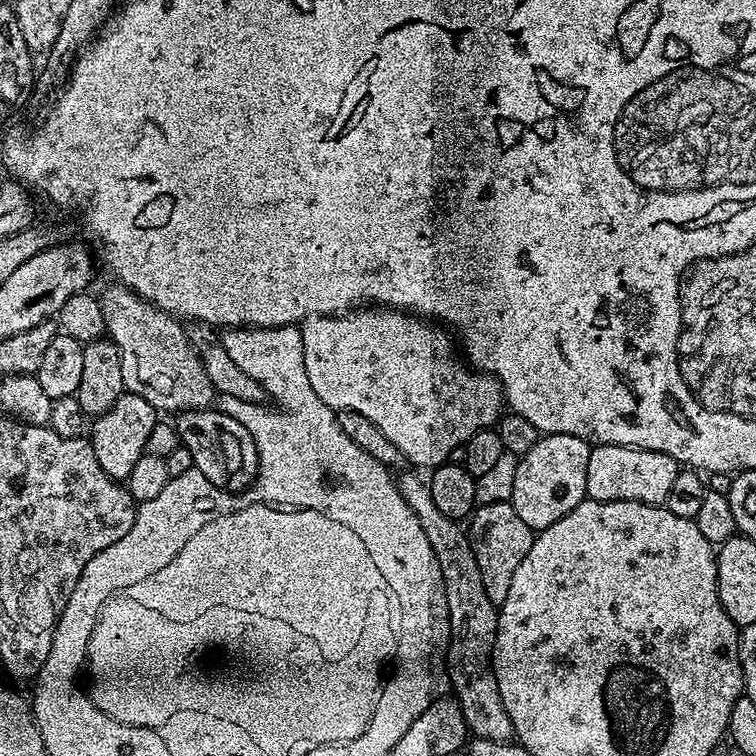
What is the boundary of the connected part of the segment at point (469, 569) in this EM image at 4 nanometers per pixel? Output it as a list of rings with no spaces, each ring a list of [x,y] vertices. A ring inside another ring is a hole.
[[[412,470],[399,473],[400,493],[402,498],[406,498],[410,510],[414,510],[418,522],[422,522],[426,542],[430,542],[434,558],[438,558],[438,570],[442,570],[446,586],[446,606],[450,614],[452,635],[446,649],[448,680],[452,683],[451,695],[458,702],[462,718],[466,718],[466,726],[473,737],[512,740],[514,733],[510,714],[506,714],[506,706],[502,706],[502,694],[498,694],[498,682],[492,673],[492,651],[498,630],[498,608],[490,602],[486,586],[482,586],[482,570],[478,570],[478,558],[474,558],[472,537],[461,521],[446,518],[446,514],[442,514],[442,510],[434,506],[434,498],[430,498],[425,477],[415,471],[412,471],[413,473],[408,471]]]

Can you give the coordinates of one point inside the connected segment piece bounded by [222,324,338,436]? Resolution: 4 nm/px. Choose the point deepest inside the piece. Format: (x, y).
(274, 357)

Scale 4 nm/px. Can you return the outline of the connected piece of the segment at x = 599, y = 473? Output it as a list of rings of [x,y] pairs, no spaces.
[[[598,444],[592,448],[590,462],[586,462],[586,496],[589,500],[625,500],[663,505],[670,494],[670,486],[674,486],[674,478],[678,478],[680,469],[681,465],[677,464],[674,458],[670,458],[670,454],[621,444]]]

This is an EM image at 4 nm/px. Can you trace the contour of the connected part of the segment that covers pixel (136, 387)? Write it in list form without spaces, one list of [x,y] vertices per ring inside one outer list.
[[[115,287],[99,293],[98,299],[107,335],[118,346],[122,358],[125,389],[146,398],[160,414],[179,414],[209,407],[214,400],[214,389],[200,355],[188,341],[185,325],[129,288]]]

